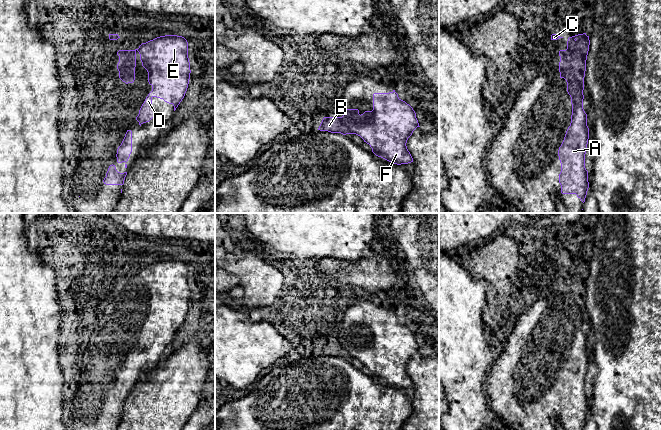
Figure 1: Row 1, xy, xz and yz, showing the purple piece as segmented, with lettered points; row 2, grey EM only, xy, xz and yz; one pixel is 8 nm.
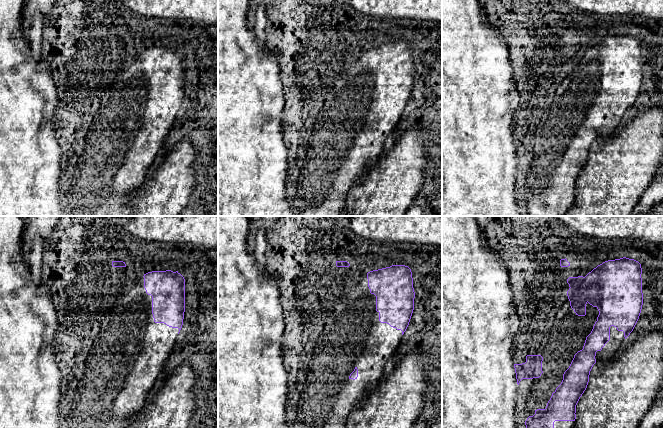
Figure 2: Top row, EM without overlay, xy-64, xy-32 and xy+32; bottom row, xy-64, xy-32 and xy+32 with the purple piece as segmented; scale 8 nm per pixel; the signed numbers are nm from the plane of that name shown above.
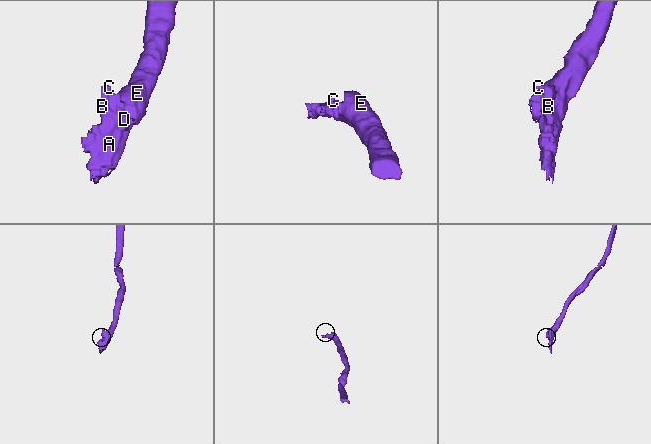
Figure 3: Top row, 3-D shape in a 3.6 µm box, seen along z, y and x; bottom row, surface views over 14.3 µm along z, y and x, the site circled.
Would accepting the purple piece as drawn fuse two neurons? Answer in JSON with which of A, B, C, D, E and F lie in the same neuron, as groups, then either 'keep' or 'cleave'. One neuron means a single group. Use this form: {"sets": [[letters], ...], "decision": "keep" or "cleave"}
{"sets": [["A", "B", "C", "D", "E", "F"]], "decision": "keep"}

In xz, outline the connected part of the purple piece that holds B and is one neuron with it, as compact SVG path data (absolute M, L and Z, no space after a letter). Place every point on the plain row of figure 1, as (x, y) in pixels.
M393 314L389 317L374 317L372 335L360 339L358 333L344 333L342 341L324 341L318 354L343 359L356 358L370 369L376 380L401 389L413 386L406 367L417 351L420 350L415 335Z

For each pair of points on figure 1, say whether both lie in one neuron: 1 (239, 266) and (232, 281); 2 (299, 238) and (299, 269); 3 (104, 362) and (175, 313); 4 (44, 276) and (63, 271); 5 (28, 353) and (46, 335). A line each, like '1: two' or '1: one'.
1: two
2: two
3: one
4: two
5: one

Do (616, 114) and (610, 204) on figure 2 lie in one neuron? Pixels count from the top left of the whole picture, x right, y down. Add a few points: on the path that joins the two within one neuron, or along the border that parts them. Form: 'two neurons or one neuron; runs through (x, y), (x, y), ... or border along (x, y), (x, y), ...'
two neurons; border along (613, 131), (606, 138), (595, 139), (592, 143)

